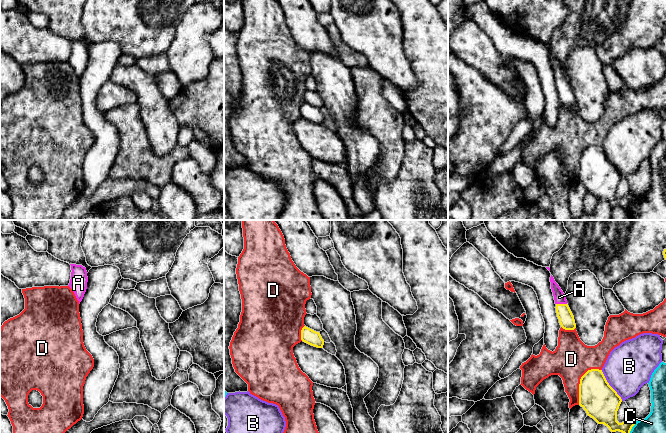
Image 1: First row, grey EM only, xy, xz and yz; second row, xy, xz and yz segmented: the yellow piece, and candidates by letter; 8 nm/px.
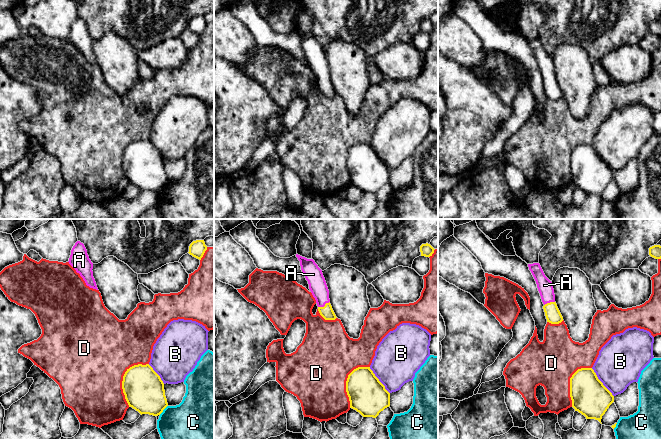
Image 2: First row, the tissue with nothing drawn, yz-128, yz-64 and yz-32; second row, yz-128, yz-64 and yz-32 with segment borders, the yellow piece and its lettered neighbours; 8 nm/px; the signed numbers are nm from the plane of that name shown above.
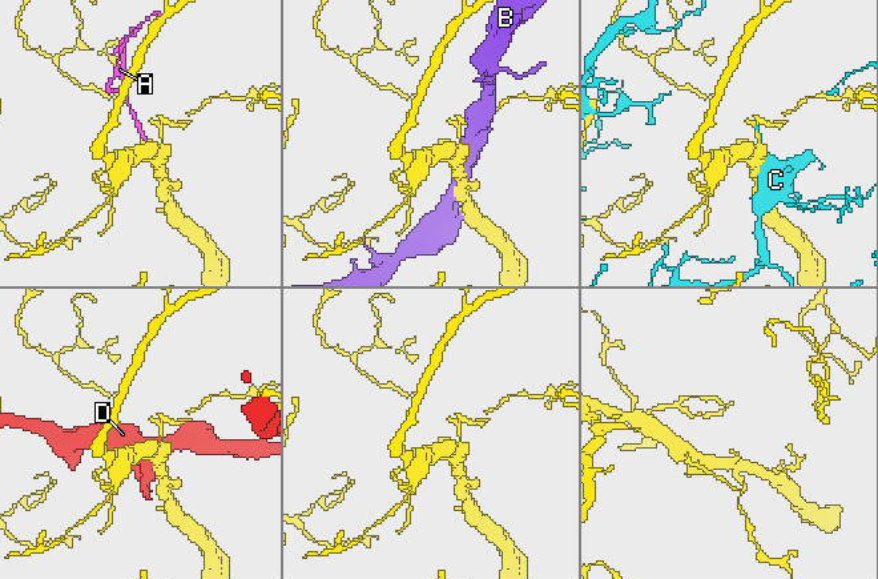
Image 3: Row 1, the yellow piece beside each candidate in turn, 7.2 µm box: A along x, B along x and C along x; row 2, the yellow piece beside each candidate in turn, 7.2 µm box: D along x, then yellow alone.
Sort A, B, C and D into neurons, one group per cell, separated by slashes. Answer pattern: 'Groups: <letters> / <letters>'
Groups: A / B / C / D

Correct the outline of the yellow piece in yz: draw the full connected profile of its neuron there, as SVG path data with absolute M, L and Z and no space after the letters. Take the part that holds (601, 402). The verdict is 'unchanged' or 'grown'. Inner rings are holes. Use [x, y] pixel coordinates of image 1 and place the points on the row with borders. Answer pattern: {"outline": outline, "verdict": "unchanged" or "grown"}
{"outline": "M588 370L580 379L579 405L598 424L604 424L611 432L630 433L636 420L617 421L621 397L609 385L602 370Z", "verdict": "unchanged"}

